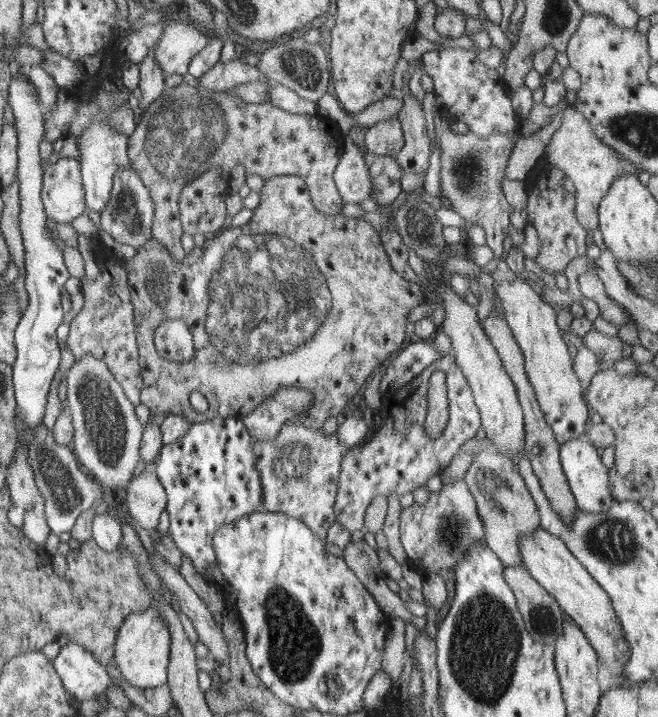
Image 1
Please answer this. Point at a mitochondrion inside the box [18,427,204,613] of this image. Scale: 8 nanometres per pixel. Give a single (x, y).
(61, 484)

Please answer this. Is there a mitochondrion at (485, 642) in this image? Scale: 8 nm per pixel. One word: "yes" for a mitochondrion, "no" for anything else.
yes

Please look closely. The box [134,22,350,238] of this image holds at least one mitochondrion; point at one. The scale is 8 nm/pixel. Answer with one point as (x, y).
(302, 68)

